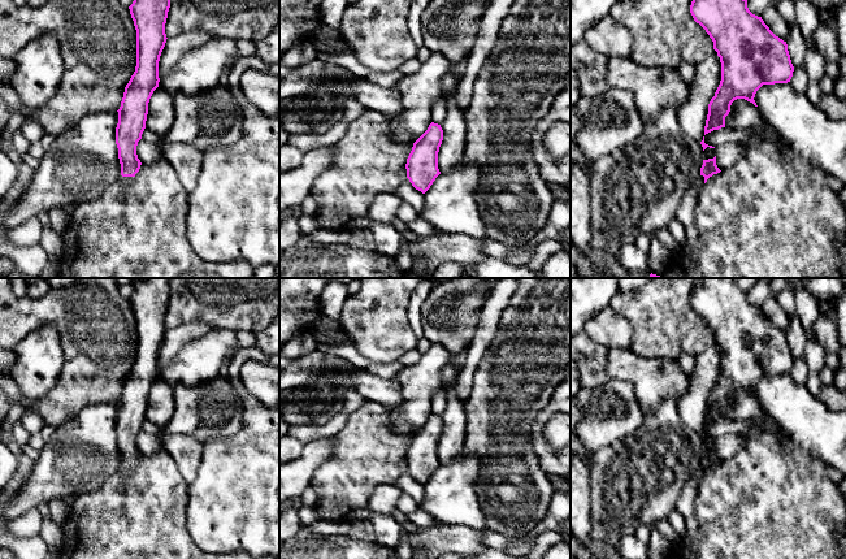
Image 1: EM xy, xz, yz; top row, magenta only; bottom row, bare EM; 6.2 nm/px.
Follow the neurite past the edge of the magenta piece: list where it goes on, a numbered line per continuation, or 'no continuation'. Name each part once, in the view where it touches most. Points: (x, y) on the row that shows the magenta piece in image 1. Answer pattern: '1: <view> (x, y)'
no continuation

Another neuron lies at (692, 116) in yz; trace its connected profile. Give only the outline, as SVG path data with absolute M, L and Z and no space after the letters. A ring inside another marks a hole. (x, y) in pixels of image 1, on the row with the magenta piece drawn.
M715 49L695 66L689 82L690 98L678 108L678 124L681 133L693 140L702 142L708 114L708 104L721 81L721 62Z

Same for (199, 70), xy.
M212 39L185 55L169 74L160 78L159 87L173 96L192 96L212 90L220 84L220 77L229 72L229 61L235 52L234 39Z

